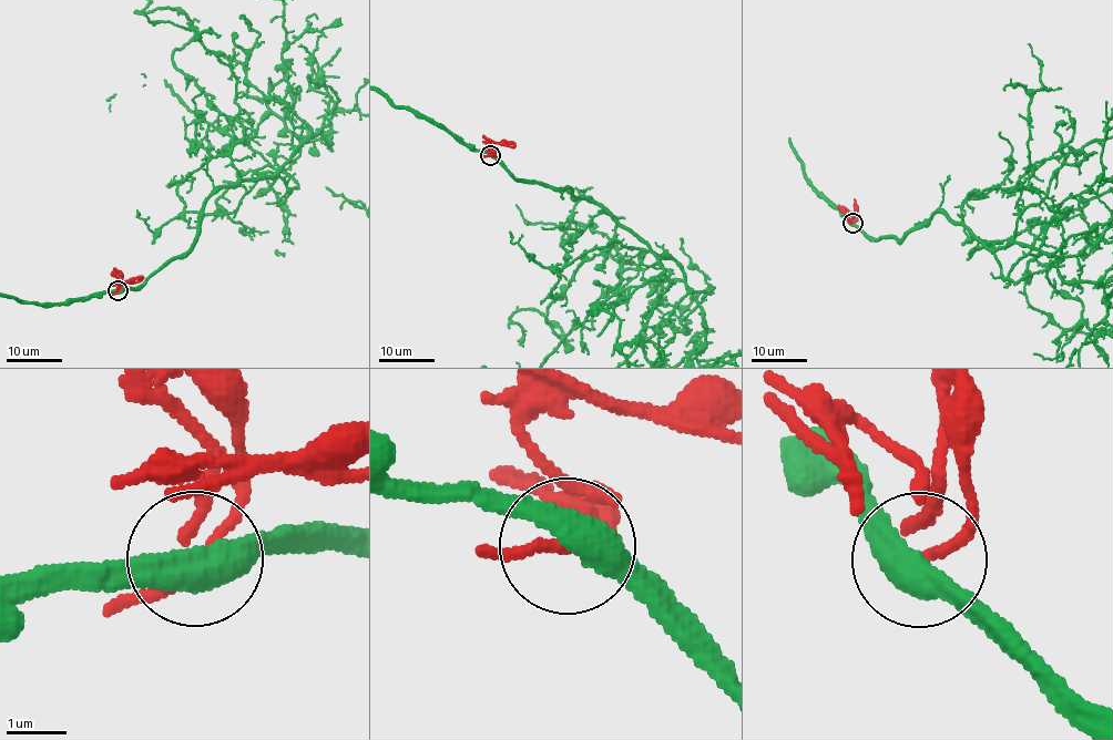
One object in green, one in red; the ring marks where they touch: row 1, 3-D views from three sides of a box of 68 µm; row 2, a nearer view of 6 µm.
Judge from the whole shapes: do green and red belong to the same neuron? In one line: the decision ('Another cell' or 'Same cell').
Another cell

